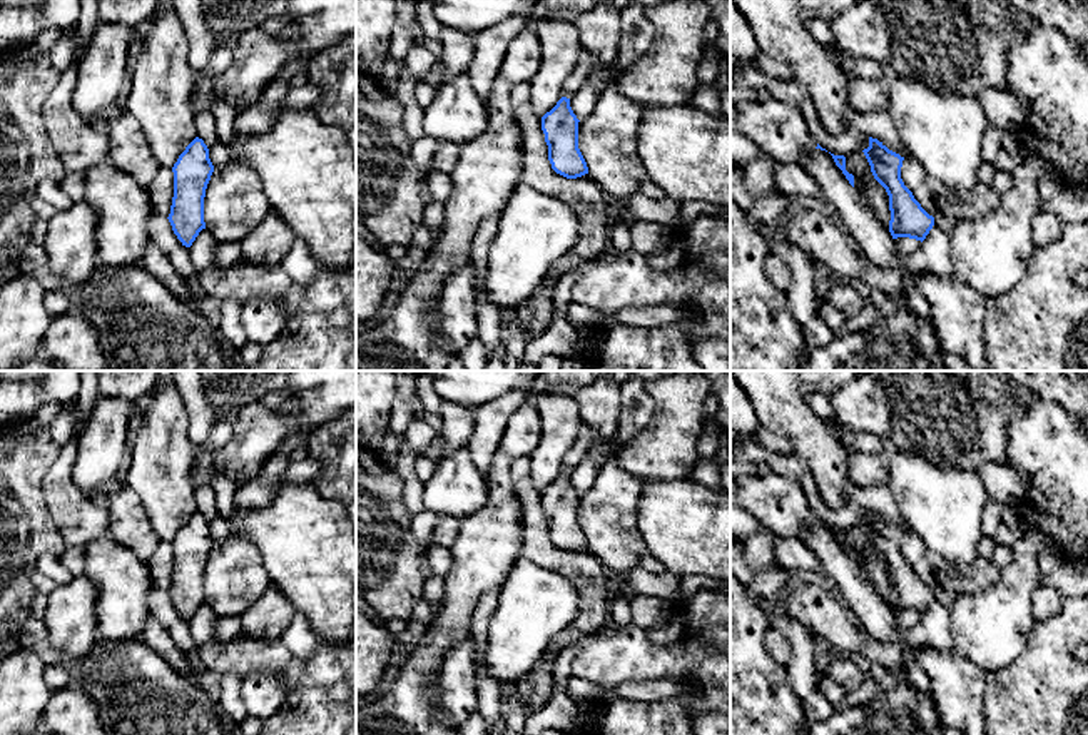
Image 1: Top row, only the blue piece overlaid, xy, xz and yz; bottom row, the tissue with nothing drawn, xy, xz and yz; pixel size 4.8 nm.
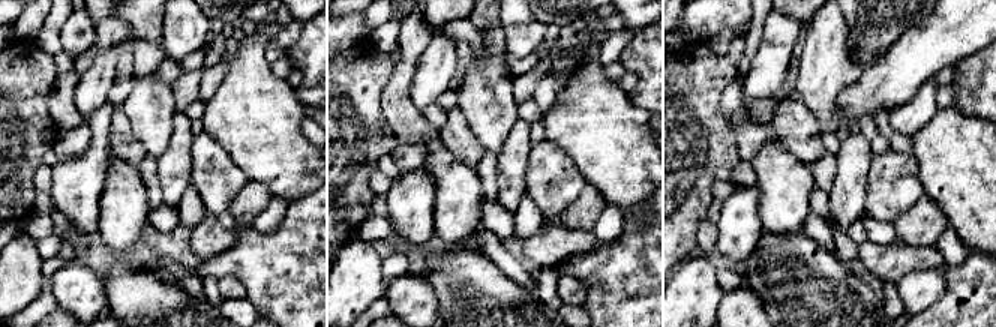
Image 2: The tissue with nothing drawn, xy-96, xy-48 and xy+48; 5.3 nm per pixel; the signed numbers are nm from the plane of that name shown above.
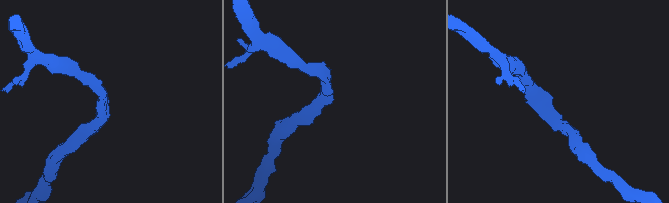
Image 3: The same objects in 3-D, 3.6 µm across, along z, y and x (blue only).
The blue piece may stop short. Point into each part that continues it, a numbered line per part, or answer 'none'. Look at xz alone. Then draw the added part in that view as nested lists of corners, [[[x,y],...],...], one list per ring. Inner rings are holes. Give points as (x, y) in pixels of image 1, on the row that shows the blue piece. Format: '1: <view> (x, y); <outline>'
none

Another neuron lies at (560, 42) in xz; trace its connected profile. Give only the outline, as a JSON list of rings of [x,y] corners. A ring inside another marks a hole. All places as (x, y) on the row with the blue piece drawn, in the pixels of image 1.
[[[538,20],[535,30],[541,43],[541,63],[531,79],[531,107],[538,117],[562,99],[565,80],[575,70],[582,50],[580,35],[565,20]]]

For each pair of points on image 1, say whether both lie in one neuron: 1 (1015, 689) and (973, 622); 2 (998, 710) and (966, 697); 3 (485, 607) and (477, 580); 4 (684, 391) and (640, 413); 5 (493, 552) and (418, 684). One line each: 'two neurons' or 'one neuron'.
1: two neurons
2: two neurons
3: two neurons
4: two neurons
5: one neuron

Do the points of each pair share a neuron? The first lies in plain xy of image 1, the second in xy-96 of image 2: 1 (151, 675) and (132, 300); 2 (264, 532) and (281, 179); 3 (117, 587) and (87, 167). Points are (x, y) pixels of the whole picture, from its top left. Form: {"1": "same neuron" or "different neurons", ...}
{"1": "same neuron", "2": "same neuron", "3": "different neurons"}

